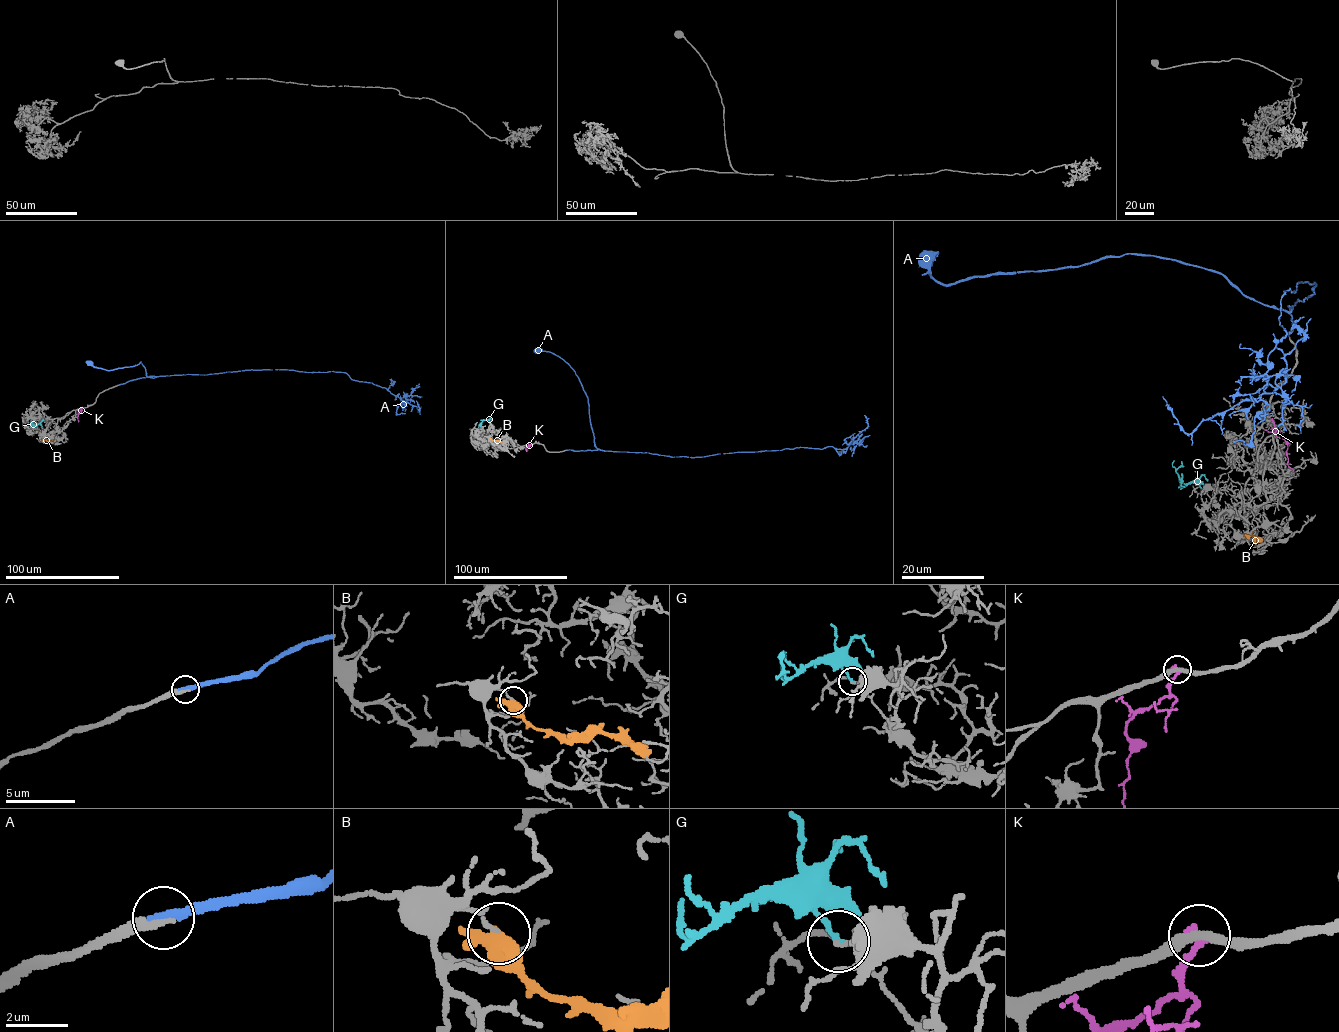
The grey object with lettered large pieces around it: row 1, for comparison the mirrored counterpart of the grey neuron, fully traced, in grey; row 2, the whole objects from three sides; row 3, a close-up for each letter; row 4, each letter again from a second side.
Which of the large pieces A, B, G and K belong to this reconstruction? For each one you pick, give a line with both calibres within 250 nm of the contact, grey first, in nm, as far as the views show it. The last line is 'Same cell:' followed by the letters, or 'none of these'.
A: 240/240 nm
Same cell: A

